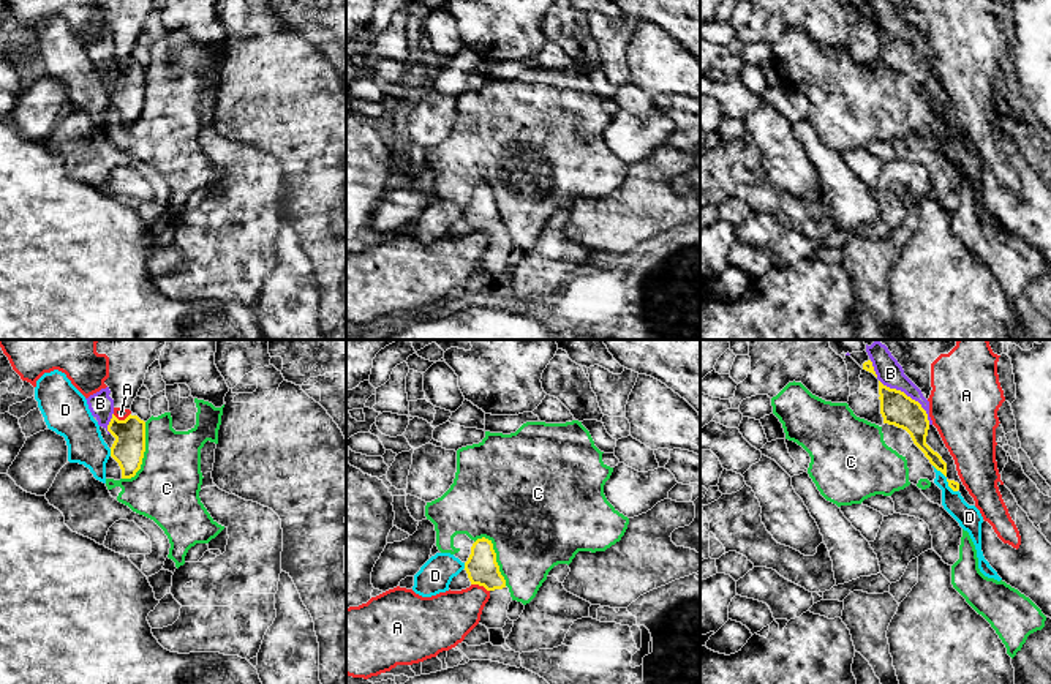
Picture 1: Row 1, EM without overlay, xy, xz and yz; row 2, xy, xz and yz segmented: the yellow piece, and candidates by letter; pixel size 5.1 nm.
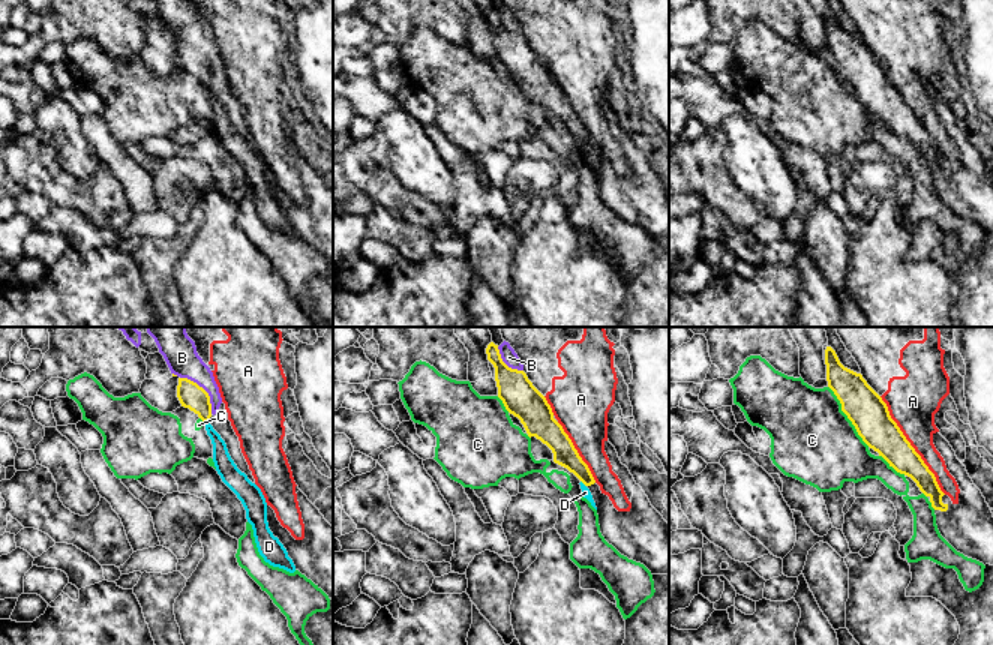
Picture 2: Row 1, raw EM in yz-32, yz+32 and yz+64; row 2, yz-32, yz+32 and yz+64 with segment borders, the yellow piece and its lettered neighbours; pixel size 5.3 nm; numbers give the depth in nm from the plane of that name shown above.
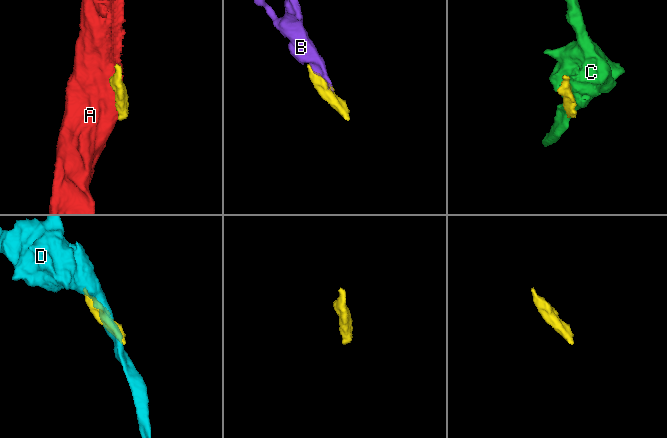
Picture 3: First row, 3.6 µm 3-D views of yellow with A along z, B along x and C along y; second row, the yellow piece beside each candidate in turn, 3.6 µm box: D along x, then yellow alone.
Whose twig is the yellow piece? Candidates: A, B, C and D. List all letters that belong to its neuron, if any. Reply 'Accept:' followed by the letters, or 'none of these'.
Accept: B

